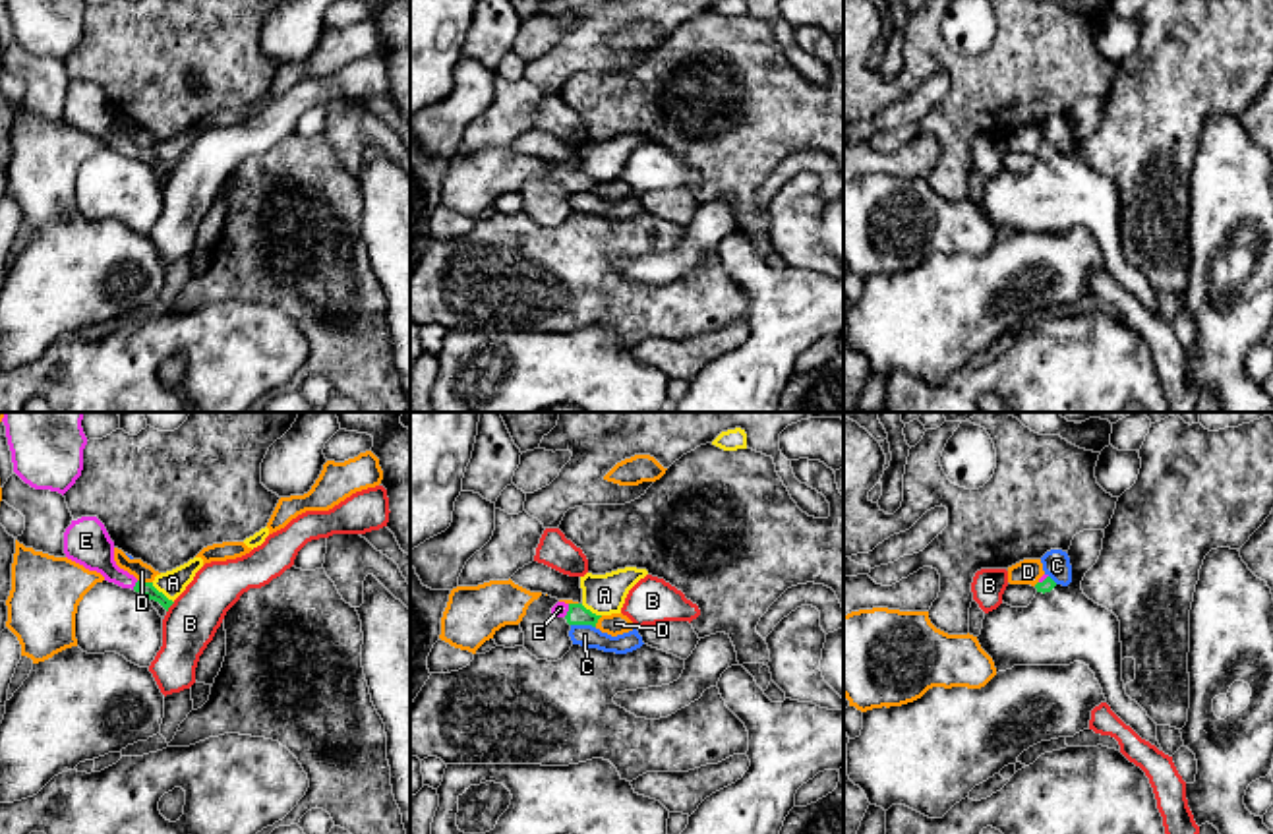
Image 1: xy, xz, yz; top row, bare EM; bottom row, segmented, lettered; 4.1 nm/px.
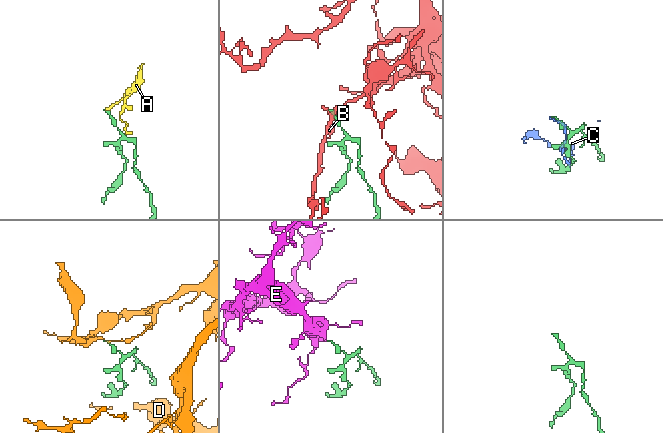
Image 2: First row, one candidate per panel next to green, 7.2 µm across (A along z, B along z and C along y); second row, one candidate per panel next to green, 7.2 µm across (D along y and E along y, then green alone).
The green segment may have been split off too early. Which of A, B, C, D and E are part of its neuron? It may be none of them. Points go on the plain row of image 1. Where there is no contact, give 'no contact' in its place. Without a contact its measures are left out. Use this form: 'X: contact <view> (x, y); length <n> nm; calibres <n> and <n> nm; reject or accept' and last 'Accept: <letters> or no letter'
A: contact xy (161, 159); length 130 nm; calibres 60 and 110 nm; reject
B: contact xy (169, 173); length 60 nm; calibres 60 and 220 nm; reject
C: contact xz (583, 190); length 110 nm; calibres 90 and 90 nm; reject
D: contact xy (146, 149); length 70 nm; calibres 60 and 80 nm; reject
E: contact xy (136, 151); length 50 nm; calibres 60 and 170 nm; accept
Accept: E

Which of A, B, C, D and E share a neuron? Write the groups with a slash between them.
A / B / C / D / E

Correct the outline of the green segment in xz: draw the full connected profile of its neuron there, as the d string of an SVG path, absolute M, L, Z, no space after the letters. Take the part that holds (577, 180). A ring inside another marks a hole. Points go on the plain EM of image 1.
M557 168L551 174L551 180L557 184L565 184L569 192L592 192L592 194L596 194L598 186L602 184L586 176L582 170L565 168Z

